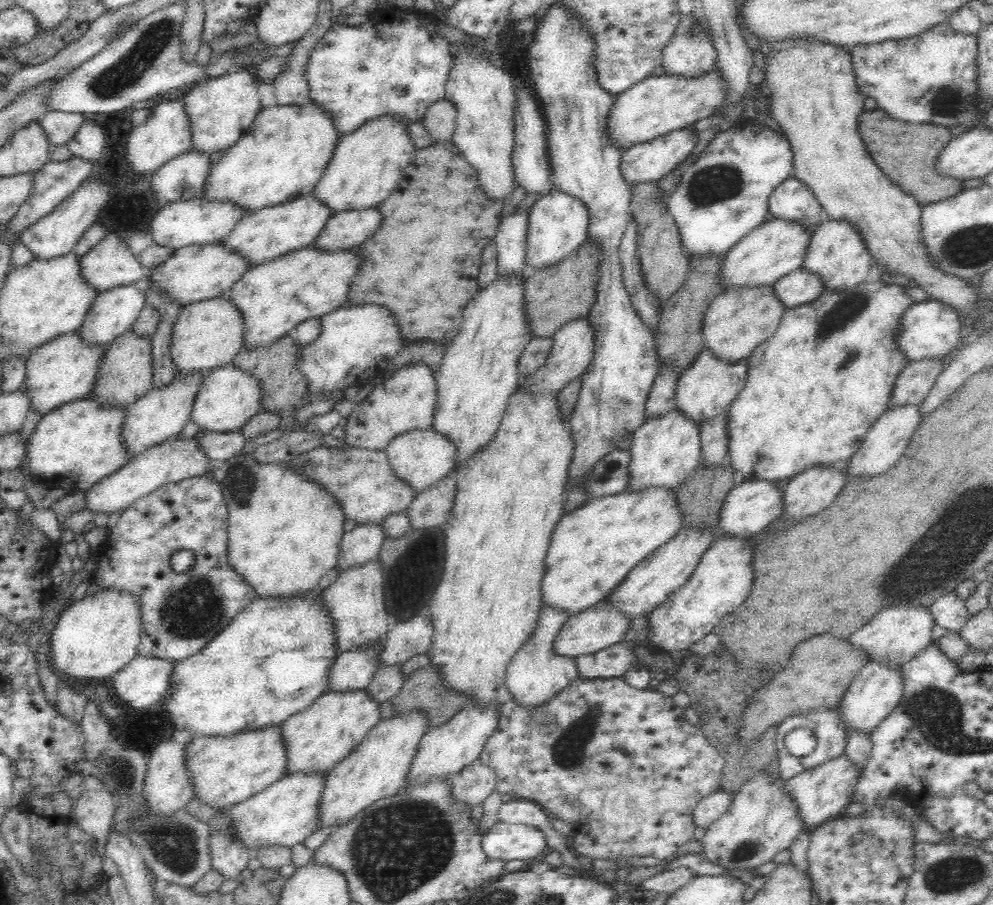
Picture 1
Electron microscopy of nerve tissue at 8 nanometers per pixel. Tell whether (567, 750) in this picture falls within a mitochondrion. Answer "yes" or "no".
yes

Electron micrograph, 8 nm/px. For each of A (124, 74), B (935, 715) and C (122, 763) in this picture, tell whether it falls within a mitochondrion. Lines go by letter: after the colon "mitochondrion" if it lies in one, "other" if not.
A: mitochondrion
B: mitochondrion
C: mitochondrion

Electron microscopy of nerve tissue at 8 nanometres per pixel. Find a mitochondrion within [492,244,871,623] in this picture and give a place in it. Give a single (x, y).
(851, 357)

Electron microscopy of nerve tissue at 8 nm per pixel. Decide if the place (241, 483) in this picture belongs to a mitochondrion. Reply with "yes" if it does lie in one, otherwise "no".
yes

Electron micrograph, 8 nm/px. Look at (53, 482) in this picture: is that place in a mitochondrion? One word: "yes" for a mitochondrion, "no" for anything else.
no

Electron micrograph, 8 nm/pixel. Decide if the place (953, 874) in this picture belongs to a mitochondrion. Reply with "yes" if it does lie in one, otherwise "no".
yes

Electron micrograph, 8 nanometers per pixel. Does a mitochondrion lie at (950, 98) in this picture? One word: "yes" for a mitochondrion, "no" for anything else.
yes

